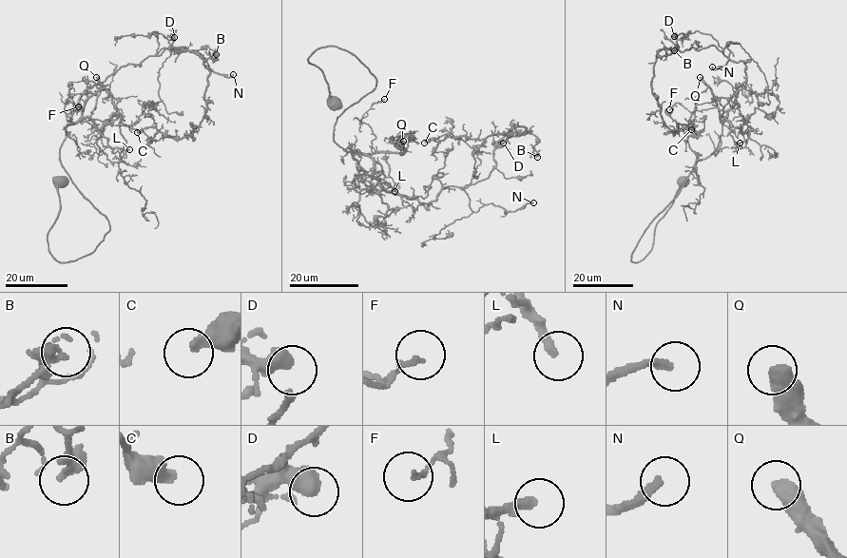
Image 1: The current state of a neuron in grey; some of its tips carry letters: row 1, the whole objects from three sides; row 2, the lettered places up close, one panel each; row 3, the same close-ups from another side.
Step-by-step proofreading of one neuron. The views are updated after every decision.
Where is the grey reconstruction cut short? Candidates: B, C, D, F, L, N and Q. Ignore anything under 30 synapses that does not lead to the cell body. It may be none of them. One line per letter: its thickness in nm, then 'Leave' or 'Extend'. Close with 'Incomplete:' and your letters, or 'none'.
B: Thickness 360 nm. Leave
C: Thickness 400 nm. Leave
D: Thickness 400 nm. Leave
F: Thickness 140 nm. Leave
L: Thickness 280 nm. Extend
N: Thickness 220 nm. Extend
Q: Thickness 550 nm. Extend
Incomplete: L, N, Q

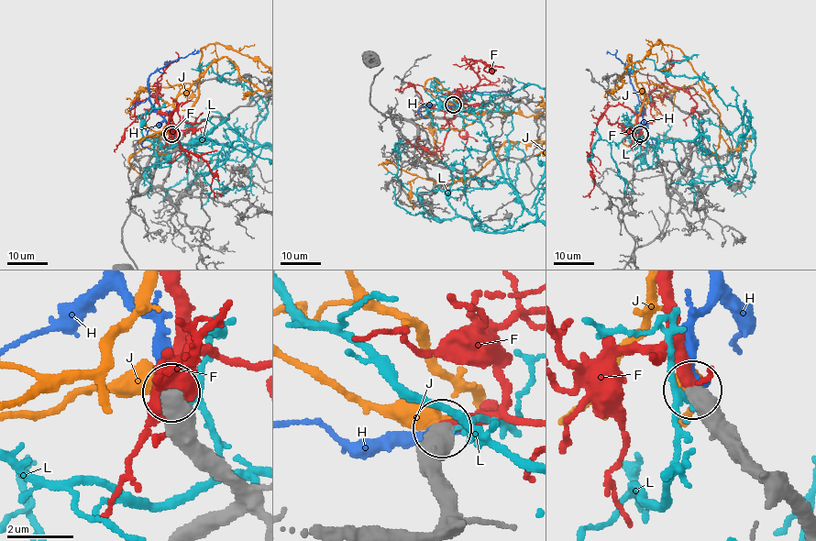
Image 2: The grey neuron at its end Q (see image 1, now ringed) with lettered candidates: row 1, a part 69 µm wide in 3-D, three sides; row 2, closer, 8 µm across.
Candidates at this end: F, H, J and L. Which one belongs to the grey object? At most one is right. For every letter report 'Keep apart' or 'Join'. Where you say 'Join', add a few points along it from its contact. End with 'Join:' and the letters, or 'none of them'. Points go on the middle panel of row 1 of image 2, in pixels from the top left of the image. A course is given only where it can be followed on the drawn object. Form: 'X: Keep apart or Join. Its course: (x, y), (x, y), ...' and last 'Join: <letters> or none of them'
F: Join. Its course: (454, 105), (471, 96), (479, 79), (468, 59), (481, 60), (490, 67), (485, 71), (494, 62)
H: Keep apart
J: Keep apart
L: Keep apart
Join: F

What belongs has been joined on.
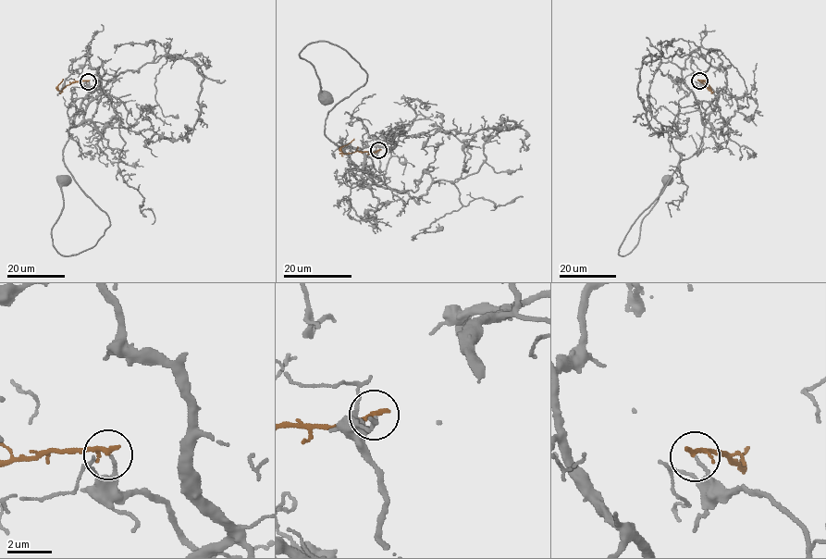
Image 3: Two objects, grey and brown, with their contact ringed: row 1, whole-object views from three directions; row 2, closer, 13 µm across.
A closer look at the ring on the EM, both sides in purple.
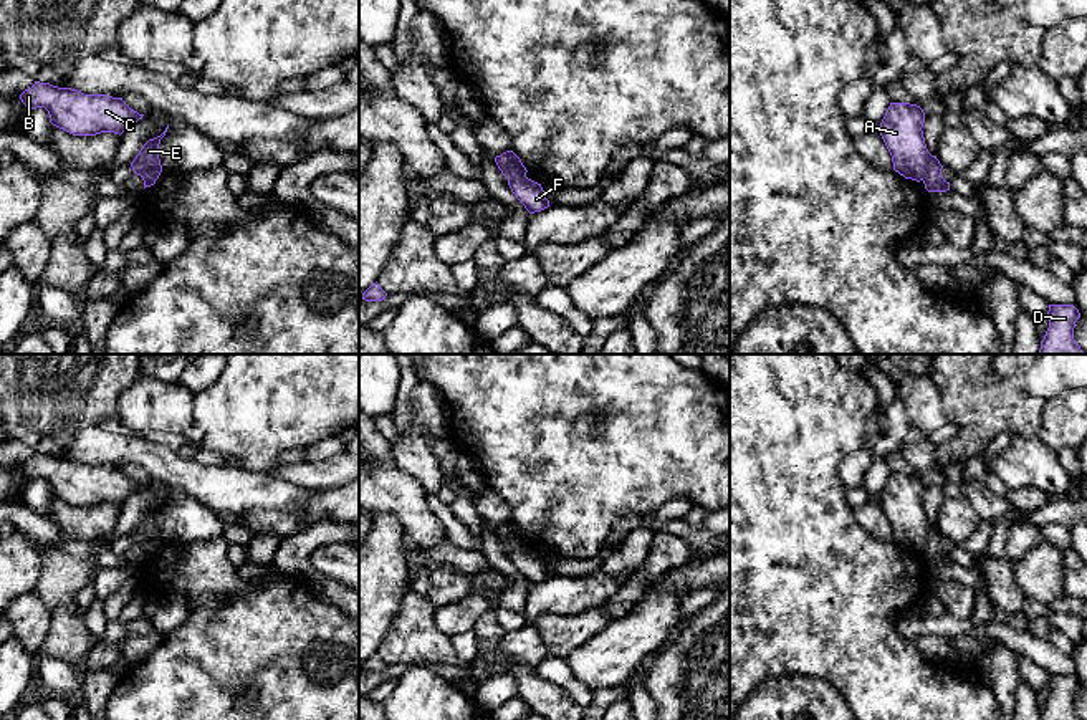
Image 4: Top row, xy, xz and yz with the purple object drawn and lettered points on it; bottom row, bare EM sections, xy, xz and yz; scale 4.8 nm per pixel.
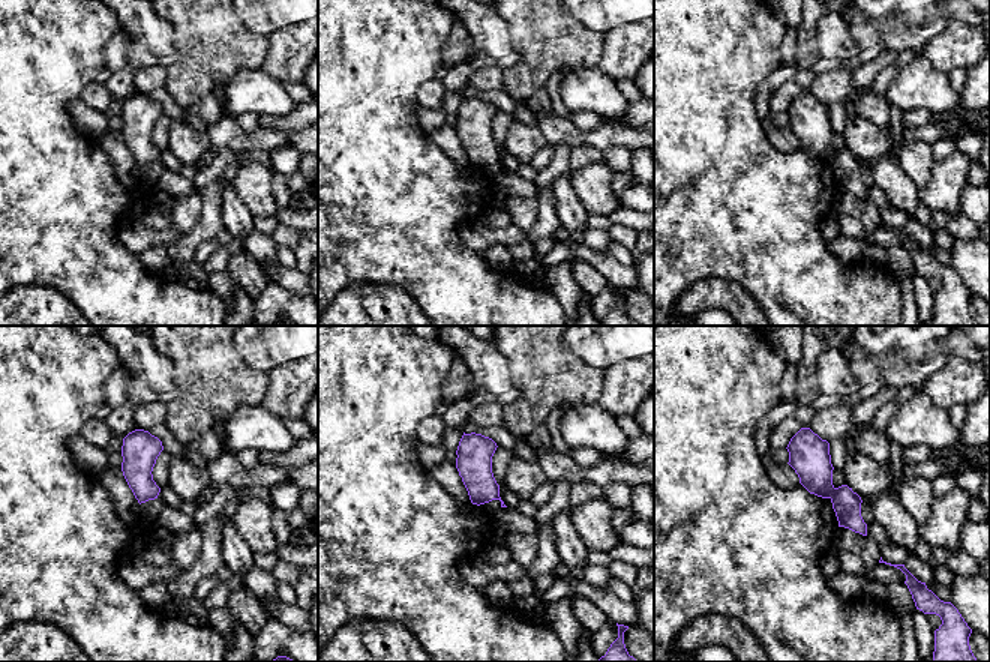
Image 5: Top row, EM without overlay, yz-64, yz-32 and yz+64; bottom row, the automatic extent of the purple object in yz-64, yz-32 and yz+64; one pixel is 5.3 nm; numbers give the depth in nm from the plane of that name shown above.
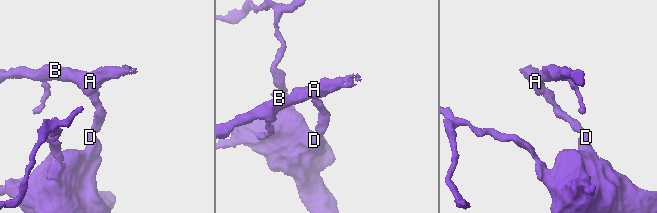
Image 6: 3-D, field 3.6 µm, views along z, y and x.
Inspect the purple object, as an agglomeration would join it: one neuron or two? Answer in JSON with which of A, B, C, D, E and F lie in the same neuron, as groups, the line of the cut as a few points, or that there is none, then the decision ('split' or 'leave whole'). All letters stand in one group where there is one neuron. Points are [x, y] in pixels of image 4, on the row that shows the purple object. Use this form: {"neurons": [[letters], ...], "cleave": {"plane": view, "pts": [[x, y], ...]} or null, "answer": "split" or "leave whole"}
{"neurons": [["A", "B", "C", "E"], ["D", "F"]], "cleave": {"plane": "yz", "pts": [[932, 156], [932, 163], [922, 179]]}, "answer": "split"}

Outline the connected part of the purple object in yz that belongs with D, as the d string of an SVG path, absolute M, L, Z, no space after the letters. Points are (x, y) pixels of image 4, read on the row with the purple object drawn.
M1049 305L1049 328L1041 341L1039 354L1085 354L1074 339L1080 313L1072 305Z

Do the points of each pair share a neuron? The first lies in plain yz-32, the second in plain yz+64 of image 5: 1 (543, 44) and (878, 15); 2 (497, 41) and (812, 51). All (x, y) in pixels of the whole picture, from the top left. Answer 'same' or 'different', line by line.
1: different
2: different

